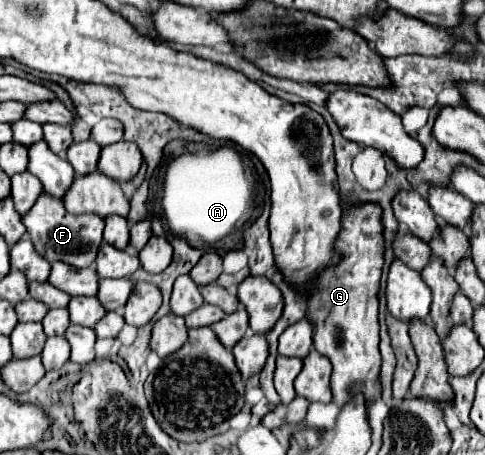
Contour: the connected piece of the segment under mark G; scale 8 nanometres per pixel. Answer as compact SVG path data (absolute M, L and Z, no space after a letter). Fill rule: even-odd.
M359 205L343 213L343 229L337 239L337 249L345 255L343 261L337 267L331 267L329 271L321 273L319 289L313 293L307 301L309 305L309 319L315 325L313 343L319 353L329 357L333 365L331 375L331 391L333 391L333 403L341 409L347 401L351 401L353 395L363 395L365 403L371 405L373 397L381 395L381 353L379 353L379 321L377 321L377 289L379 289L379 277L383 267L383 237L381 237L383 225L381 225L381 209L377 205Z

